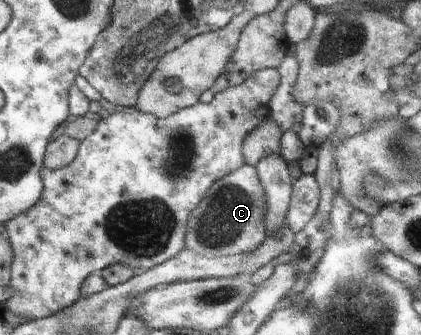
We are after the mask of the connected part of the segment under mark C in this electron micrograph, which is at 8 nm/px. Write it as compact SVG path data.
M243 165L210 186L206 196L190 212L184 228L184 246L211 257L254 252L266 240L266 196L254 166Z

